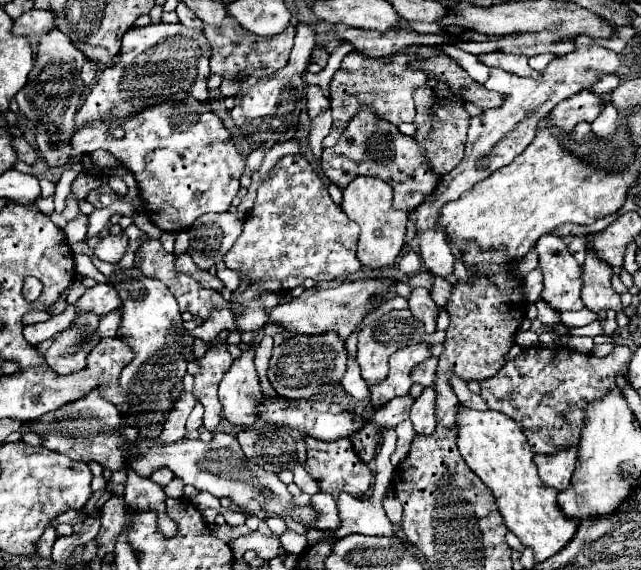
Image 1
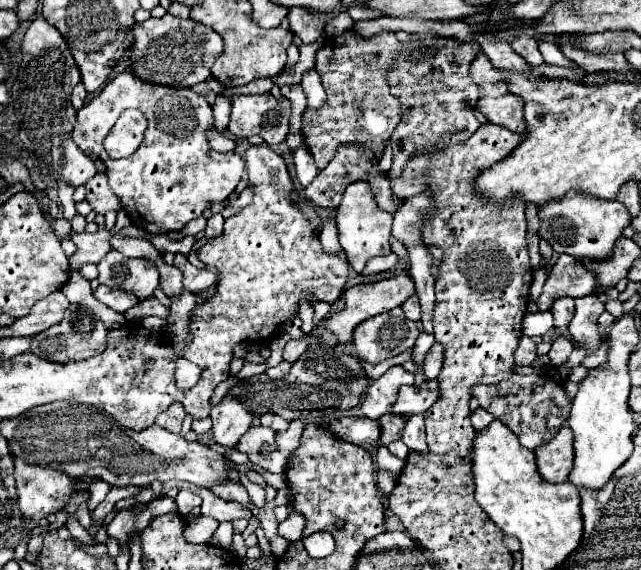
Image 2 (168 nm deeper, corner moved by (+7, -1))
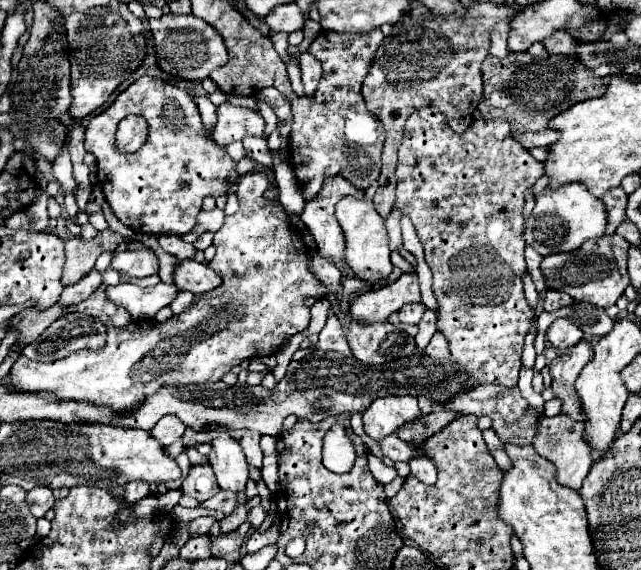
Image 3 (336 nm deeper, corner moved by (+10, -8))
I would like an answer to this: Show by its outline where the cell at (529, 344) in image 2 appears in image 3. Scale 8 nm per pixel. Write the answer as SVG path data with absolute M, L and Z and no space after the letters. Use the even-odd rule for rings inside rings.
M527 368L521 370L521 376L519 376L519 388L521 388L521 394L525 396L525 400L539 412L539 430L537 430L537 436L533 438L533 446L535 450L551 460L557 468L557 480L559 484L563 486L569 486L569 488L575 488L579 490L581 484L583 484L583 478L587 476L591 464L593 464L593 448L587 444L585 440L585 424L583 422L573 422L569 420L569 416L565 414L557 414L555 418L547 418L543 414L543 396L537 394L533 388L531 388L531 380L529 380L529 372Z

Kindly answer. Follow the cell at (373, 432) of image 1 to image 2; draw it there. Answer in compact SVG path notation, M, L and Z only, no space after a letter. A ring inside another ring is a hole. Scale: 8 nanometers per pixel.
M382 415L378 419L380 423L380 437L378 437L378 445L388 445L396 439L400 439L400 433L402 433L402 427L404 427L404 417L396 417L396 415Z

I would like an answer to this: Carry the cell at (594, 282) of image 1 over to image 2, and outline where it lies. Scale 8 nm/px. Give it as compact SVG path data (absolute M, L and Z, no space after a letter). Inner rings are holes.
M596 287L596 291L586 297L576 297L576 315L568 327L572 339L578 345L586 347L588 353L596 351L596 347L600 345L598 317L600 317L600 313L606 311L598 293L600 293L600 287Z

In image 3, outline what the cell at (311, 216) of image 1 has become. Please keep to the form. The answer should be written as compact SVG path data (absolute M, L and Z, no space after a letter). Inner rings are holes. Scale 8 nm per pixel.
M251 172L239 178L235 186L235 196L239 198L239 210L231 216L225 216L223 226L215 232L217 254L209 266L223 276L223 284L207 294L195 296L191 306L179 316L169 318L167 322L155 320L135 320L123 328L107 326L107 342L101 350L79 350L69 354L63 360L49 364L33 362L21 356L11 368L11 384L21 392L49 392L59 398L109 404L109 408L131 410L141 404L147 396L155 394L161 386L187 386L187 384L209 384L221 380L235 364L251 360L257 356L275 354L287 338L297 332L303 332L309 326L311 312L303 304L305 298L325 296L325 286L309 270L307 248L299 232L291 230L287 222L287 212L281 204L269 204L265 200L265 188L269 186L265 172Z

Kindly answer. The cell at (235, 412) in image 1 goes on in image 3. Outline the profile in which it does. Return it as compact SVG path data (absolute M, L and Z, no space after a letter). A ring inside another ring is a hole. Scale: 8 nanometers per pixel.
M221 430L219 436L211 442L211 446L213 448L209 454L209 464L215 470L219 488L231 492L245 490L249 478L249 466L245 462L239 442L233 440L227 430Z

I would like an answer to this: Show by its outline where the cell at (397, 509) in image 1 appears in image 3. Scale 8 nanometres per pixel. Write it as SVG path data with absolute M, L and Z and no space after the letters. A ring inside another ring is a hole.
M367 450L367 460L369 460L369 470L379 484L389 484L397 476L397 470L393 466L385 466L383 458L375 456L371 450Z

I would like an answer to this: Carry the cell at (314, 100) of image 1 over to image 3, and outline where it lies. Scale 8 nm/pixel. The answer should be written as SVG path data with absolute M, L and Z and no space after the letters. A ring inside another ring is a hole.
M303 52L299 58L301 64L301 72L303 72L303 86L305 86L305 94L313 96L319 80L321 80L321 60L317 60L315 56L311 56L309 52Z

